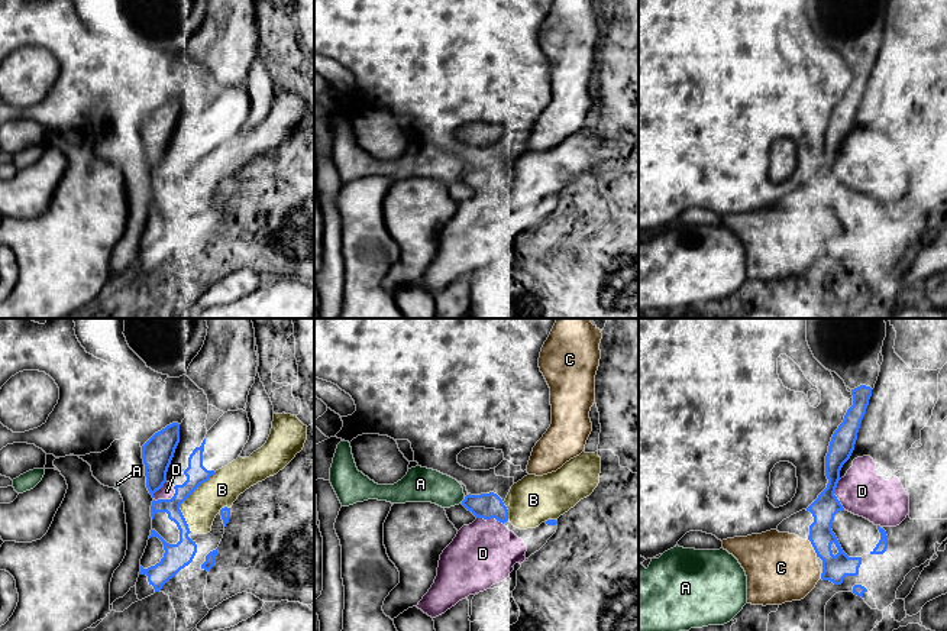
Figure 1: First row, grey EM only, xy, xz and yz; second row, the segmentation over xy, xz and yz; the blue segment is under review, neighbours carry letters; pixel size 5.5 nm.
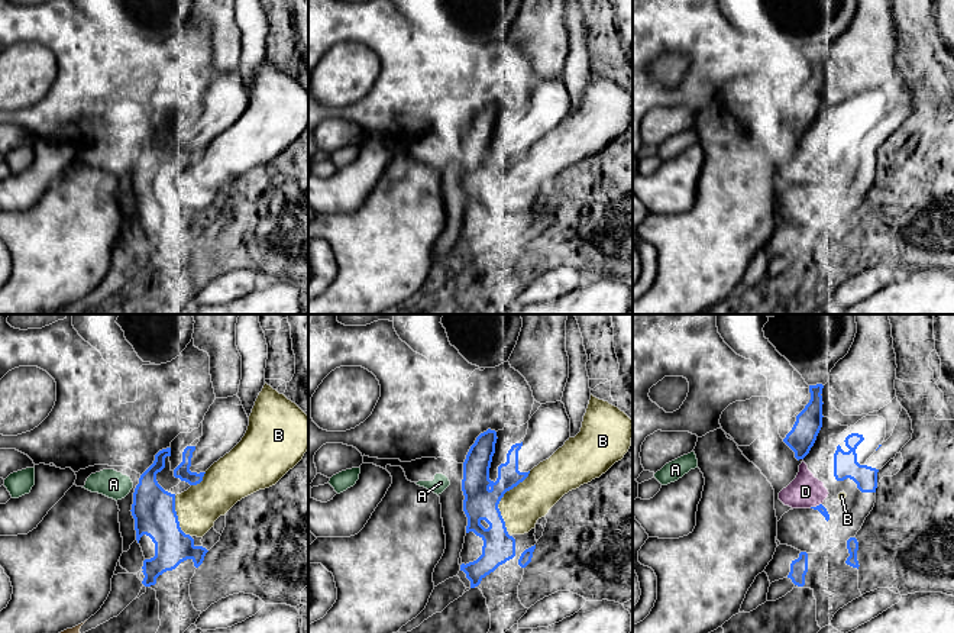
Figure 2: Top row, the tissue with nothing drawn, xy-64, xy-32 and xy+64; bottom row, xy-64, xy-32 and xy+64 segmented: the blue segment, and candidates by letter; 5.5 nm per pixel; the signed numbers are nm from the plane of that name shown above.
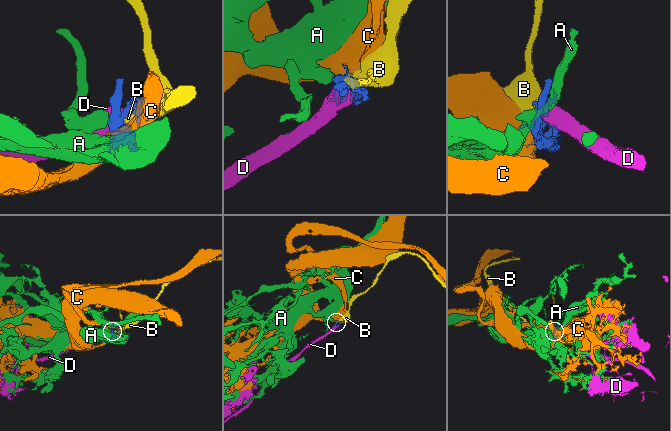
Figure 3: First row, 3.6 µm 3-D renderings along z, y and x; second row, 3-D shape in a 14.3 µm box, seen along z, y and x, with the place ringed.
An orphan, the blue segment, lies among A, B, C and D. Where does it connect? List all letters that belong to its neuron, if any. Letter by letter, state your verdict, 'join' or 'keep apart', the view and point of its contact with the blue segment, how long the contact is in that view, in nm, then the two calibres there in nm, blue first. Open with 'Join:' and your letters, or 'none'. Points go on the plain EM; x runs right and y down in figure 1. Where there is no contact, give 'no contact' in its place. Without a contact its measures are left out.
Join: D
A: keep apart; contact xz (464, 175); length 50 nm; calibres 140 and 190 nm
B: keep apart; contact xy (184, 175); length 360 nm; calibres 120 and 190 nm
C: keep apart; contact yz (814, 225); length 120 nm; calibres 140 and 380 nm
D: join; contact xy (157, 165); length 140 nm; calibres 120 and 80 nm

